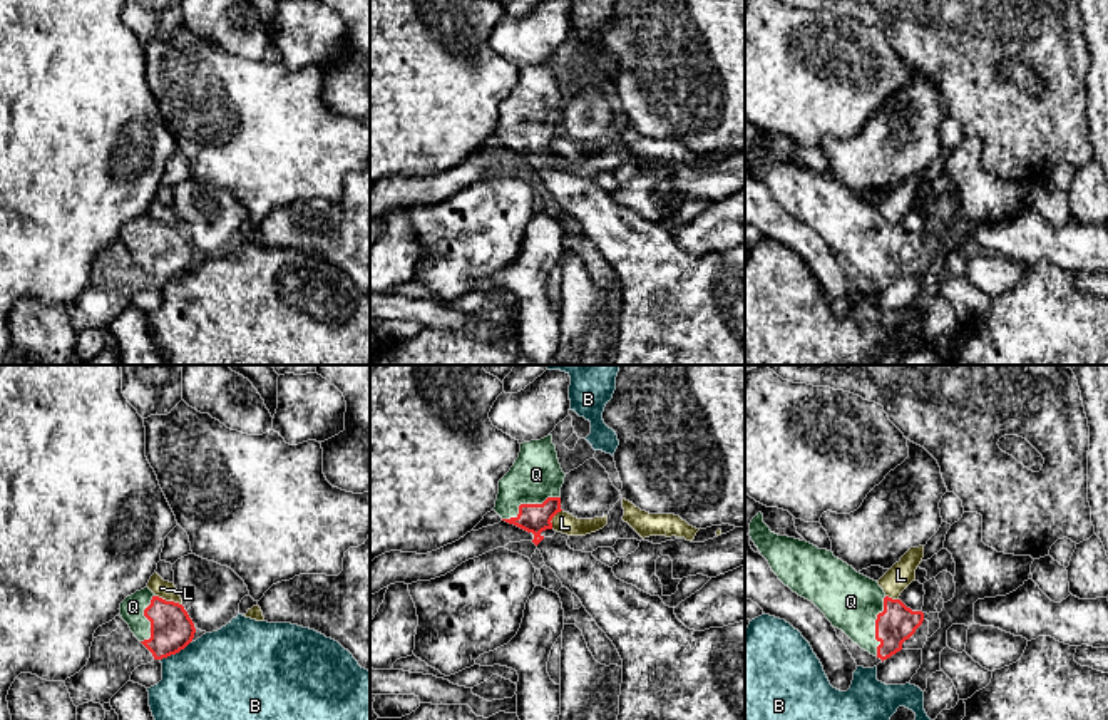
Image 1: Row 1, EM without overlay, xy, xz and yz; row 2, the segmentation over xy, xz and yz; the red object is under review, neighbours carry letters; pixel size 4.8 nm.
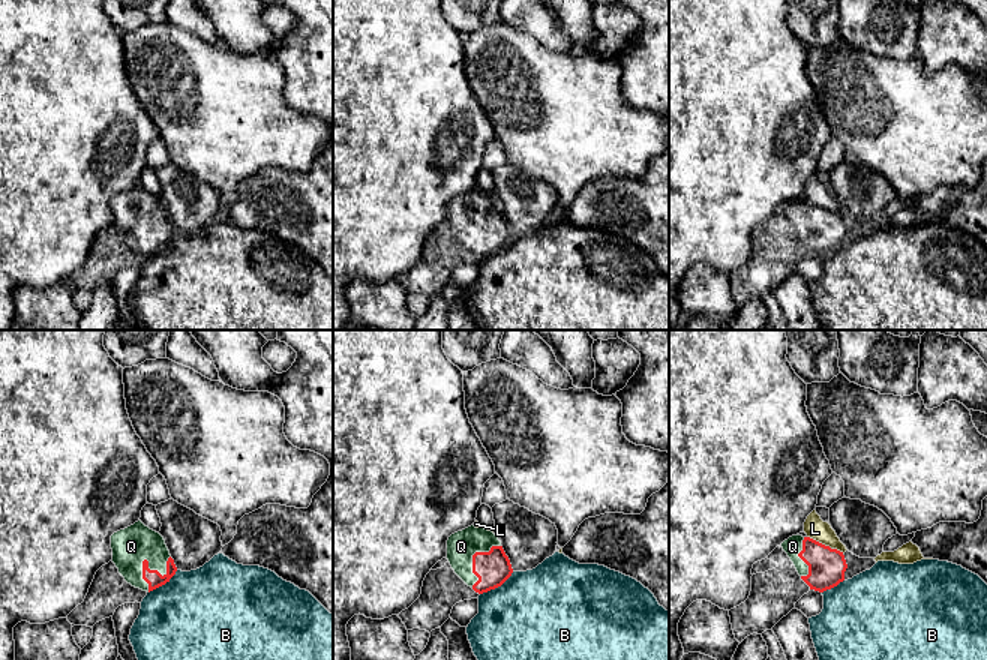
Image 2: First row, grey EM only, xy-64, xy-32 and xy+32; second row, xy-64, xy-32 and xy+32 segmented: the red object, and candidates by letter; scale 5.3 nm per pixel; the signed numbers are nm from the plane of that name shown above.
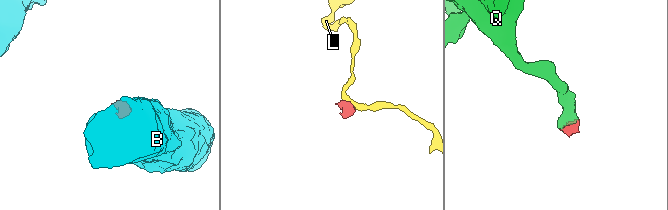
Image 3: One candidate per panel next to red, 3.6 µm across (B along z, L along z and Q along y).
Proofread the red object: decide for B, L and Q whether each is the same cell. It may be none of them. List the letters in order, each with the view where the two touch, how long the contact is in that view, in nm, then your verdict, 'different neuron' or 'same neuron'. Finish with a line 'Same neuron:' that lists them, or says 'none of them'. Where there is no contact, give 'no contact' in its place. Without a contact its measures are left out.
B: xy | 170 nm | different neuron
L: xy | 140 nm | different neuron
Q: xz | 300 nm | same neuron
Same neuron: Q

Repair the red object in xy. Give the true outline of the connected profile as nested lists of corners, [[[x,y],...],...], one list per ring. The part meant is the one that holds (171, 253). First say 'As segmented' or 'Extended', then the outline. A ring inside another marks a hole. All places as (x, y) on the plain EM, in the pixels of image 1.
Extended. [[[149,213],[127,221],[119,234],[154,285],[179,278],[194,263],[196,253],[184,231],[156,221]]]

